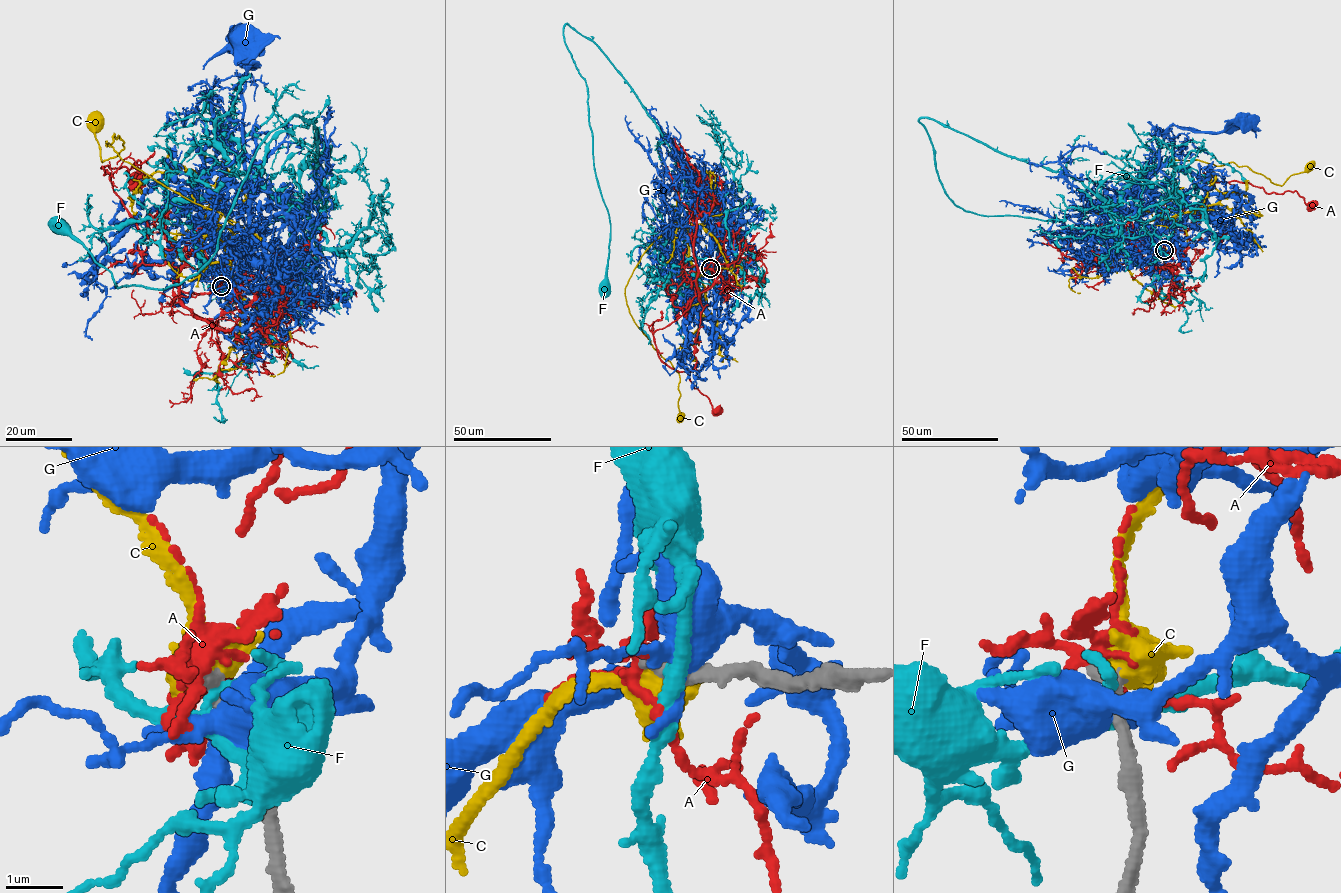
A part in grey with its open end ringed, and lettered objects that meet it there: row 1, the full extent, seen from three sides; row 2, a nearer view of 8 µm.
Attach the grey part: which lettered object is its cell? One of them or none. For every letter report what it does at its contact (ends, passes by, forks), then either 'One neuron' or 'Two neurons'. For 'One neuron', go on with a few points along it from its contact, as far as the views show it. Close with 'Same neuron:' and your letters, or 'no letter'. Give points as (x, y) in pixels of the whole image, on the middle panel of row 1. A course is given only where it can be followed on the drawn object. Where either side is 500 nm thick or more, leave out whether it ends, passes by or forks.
A: It forks there. Two neurons
C: It forks there. One neuron. Its course: (709, 268), (695, 282), (683, 226), (674, 223), (643, 254), (625, 288), (634, 322), (679, 374), (680, 417)
F: It forks there. Two neurons
G: It forks there. Two neurons
Same neuron: C

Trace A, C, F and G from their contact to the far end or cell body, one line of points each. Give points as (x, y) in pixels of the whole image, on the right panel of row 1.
A: (1164, 250), (1178, 255), (1189, 242), (1186, 234), (1214, 182), (1296, 191), (1311, 205)
C: (1164, 250), (1179, 223), (1142, 222), (1122, 207), (1138, 182), (1163, 163), (1233, 162), (1281, 185), (1310, 166)
F: (1164, 251), (1146, 187), (1106, 202), (918, 120), (965, 211), (1062, 220), (1132, 193)
G: (1164, 252), (1171, 239), (1135, 232), (1140, 190), (1158, 164), (1163, 133), (1173, 125), (1216, 132), (1238, 123)

